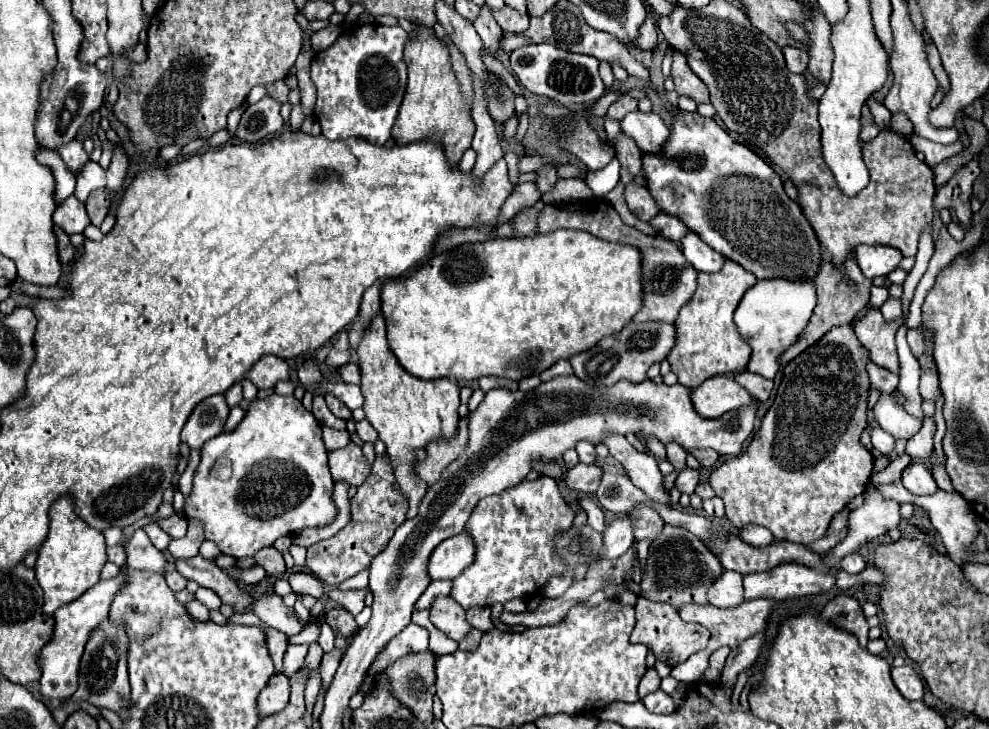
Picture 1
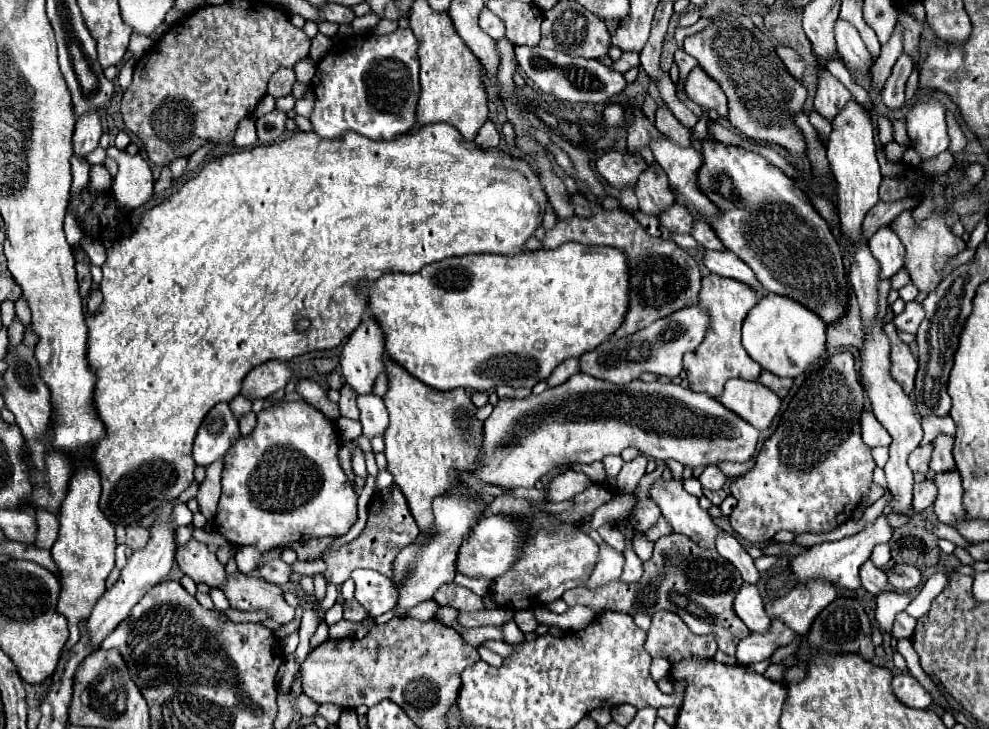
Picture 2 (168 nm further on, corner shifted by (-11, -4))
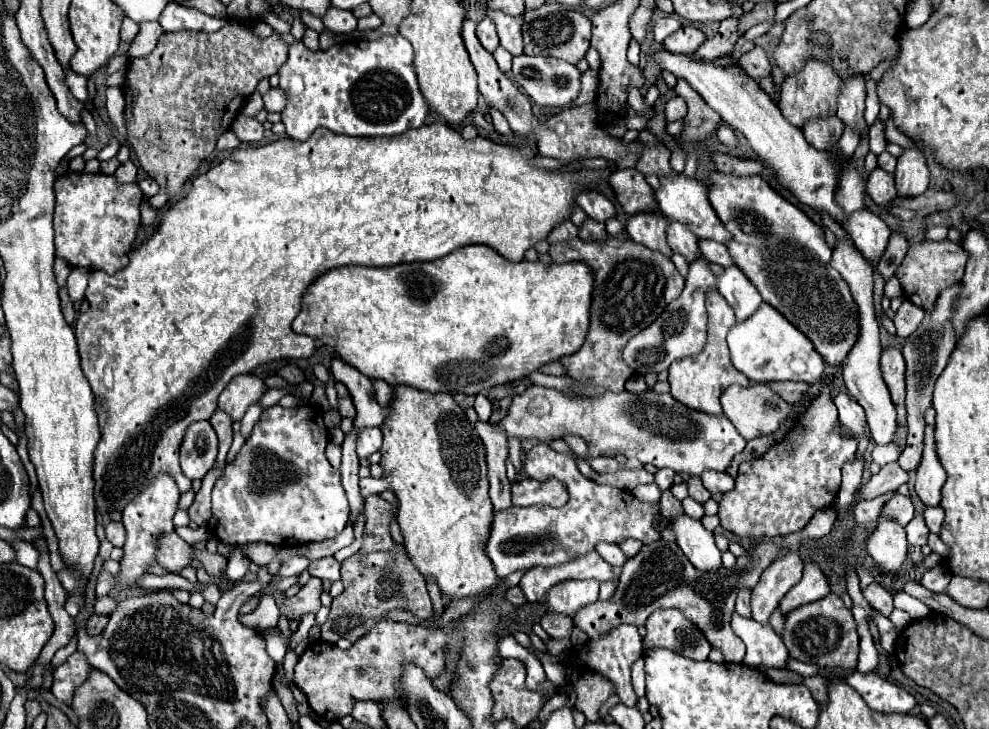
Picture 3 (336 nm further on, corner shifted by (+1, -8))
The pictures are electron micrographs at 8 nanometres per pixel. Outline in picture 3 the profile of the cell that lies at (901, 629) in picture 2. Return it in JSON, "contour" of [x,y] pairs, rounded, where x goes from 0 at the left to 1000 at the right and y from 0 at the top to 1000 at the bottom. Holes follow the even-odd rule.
{"contour":[[[879,801],[873,809],[875,823],[881,829],[881,834],[889,837],[893,845],[899,845],[903,840],[903,818],[889,801]]]}

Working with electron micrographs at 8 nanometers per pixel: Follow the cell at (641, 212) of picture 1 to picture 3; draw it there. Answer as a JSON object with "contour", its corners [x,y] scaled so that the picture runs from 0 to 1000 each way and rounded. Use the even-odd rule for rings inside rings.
{"contour":[[[676,305],[676,310],[674,310],[674,332],[676,332],[678,343],[691,348],[695,354],[695,359],[701,359],[707,351],[705,324],[687,305]]]}

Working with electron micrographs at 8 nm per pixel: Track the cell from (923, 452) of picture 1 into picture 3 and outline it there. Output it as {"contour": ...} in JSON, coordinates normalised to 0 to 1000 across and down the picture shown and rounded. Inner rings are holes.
{"contour":[[[899,634],[889,645],[889,650],[881,653],[881,658],[871,667],[869,680],[877,683],[877,686],[887,683],[887,680],[891,680],[895,675],[905,675],[917,658],[919,658],[919,650],[913,642],[909,642],[907,634]]]}

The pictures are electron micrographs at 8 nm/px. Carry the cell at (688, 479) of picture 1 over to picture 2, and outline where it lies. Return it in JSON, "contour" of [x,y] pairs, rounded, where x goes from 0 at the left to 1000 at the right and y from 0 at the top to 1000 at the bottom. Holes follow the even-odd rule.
{"contour":[[[715,639],[713,647],[707,653],[707,658],[715,672],[729,672],[731,664],[735,661],[735,653],[725,639]]]}

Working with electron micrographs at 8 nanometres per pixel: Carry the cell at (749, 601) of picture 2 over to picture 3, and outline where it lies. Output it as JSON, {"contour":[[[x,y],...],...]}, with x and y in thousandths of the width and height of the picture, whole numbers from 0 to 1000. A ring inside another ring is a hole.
{"contour":[[[743,840],[739,845],[739,859],[755,886],[755,897],[751,903],[753,914],[765,916],[774,911],[780,916],[792,916],[798,897],[792,878],[782,867],[778,856],[771,859],[761,848],[751,848]]]}

